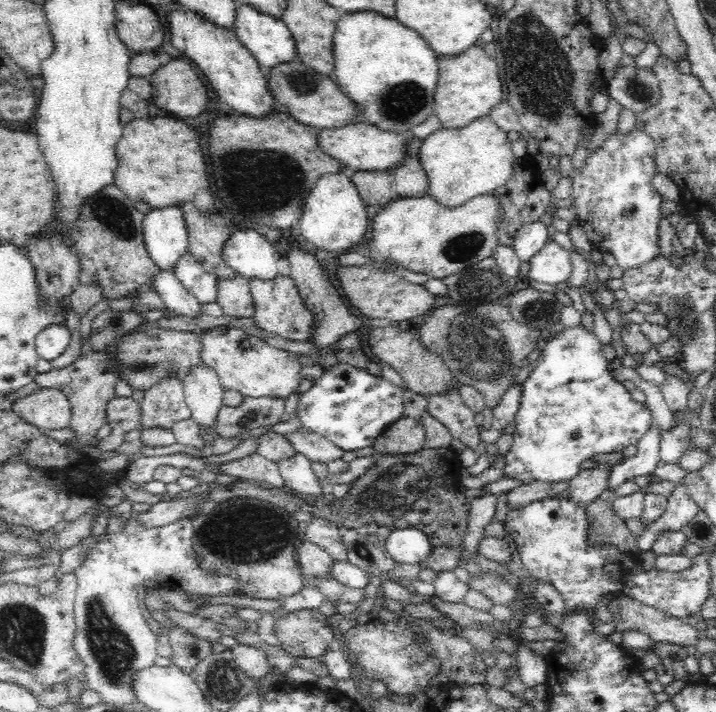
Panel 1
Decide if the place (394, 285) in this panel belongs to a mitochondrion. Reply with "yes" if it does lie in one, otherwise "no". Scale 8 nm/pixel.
no

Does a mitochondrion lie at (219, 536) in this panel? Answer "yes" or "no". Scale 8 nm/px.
yes

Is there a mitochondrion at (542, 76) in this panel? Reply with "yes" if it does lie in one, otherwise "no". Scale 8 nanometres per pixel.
yes

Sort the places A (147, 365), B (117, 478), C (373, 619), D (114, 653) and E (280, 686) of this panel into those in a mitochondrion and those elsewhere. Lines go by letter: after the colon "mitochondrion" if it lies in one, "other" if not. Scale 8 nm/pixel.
A: mitochondrion
B: other
C: other
D: mitochondrion
E: other

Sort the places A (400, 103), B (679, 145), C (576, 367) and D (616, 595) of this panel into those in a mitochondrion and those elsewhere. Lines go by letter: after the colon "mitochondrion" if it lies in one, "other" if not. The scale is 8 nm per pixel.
A: mitochondrion
B: other
C: other
D: other

